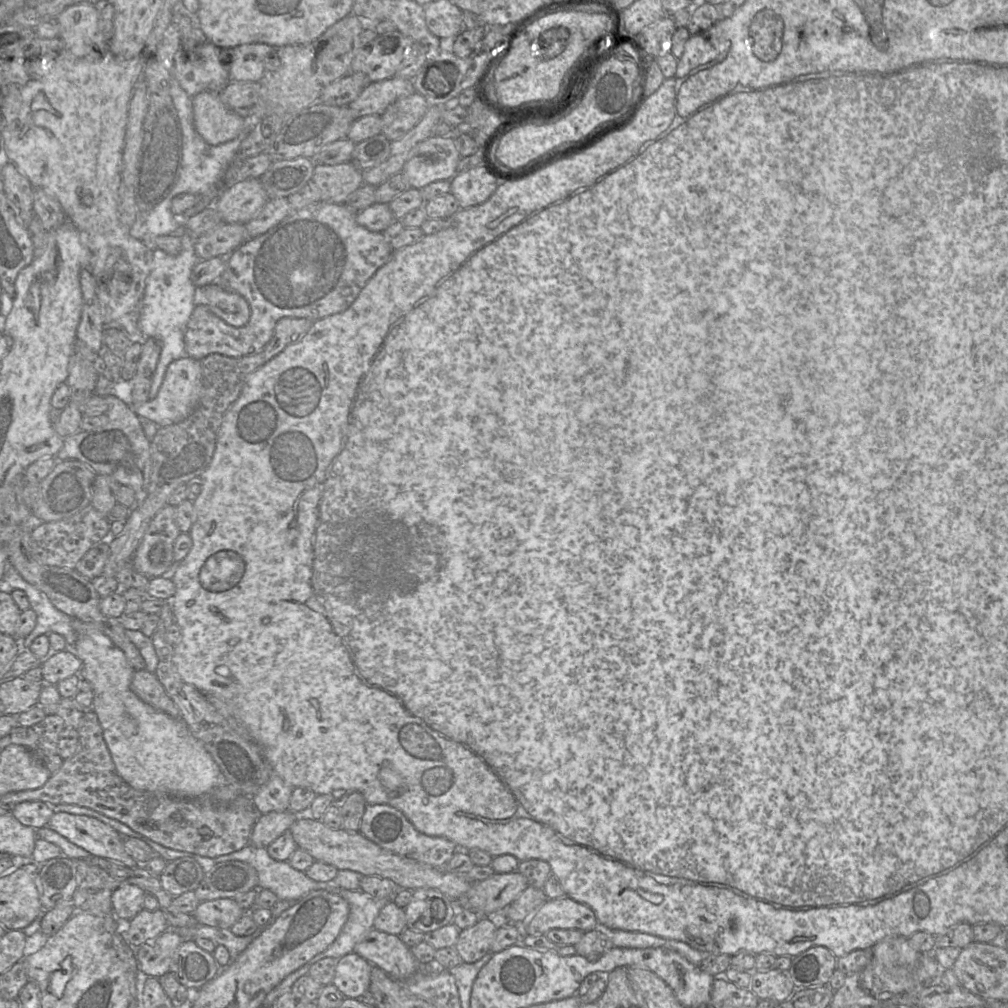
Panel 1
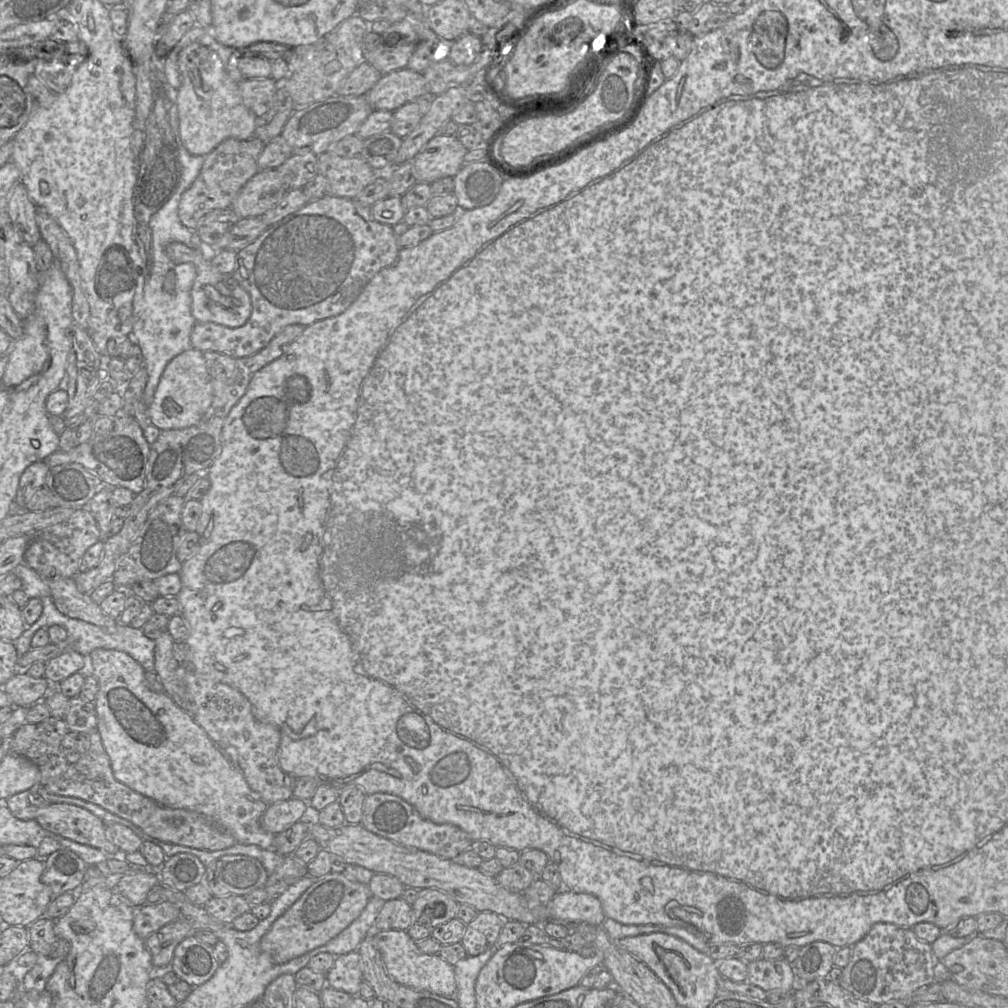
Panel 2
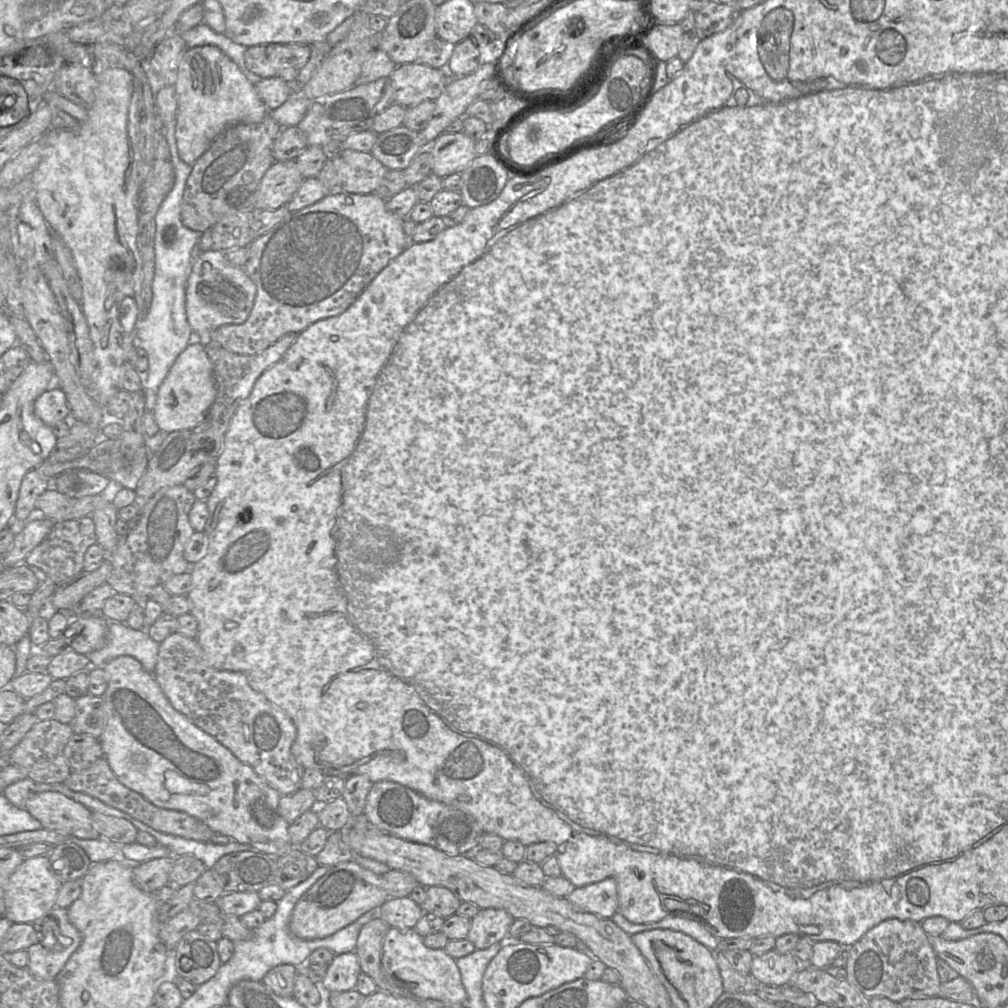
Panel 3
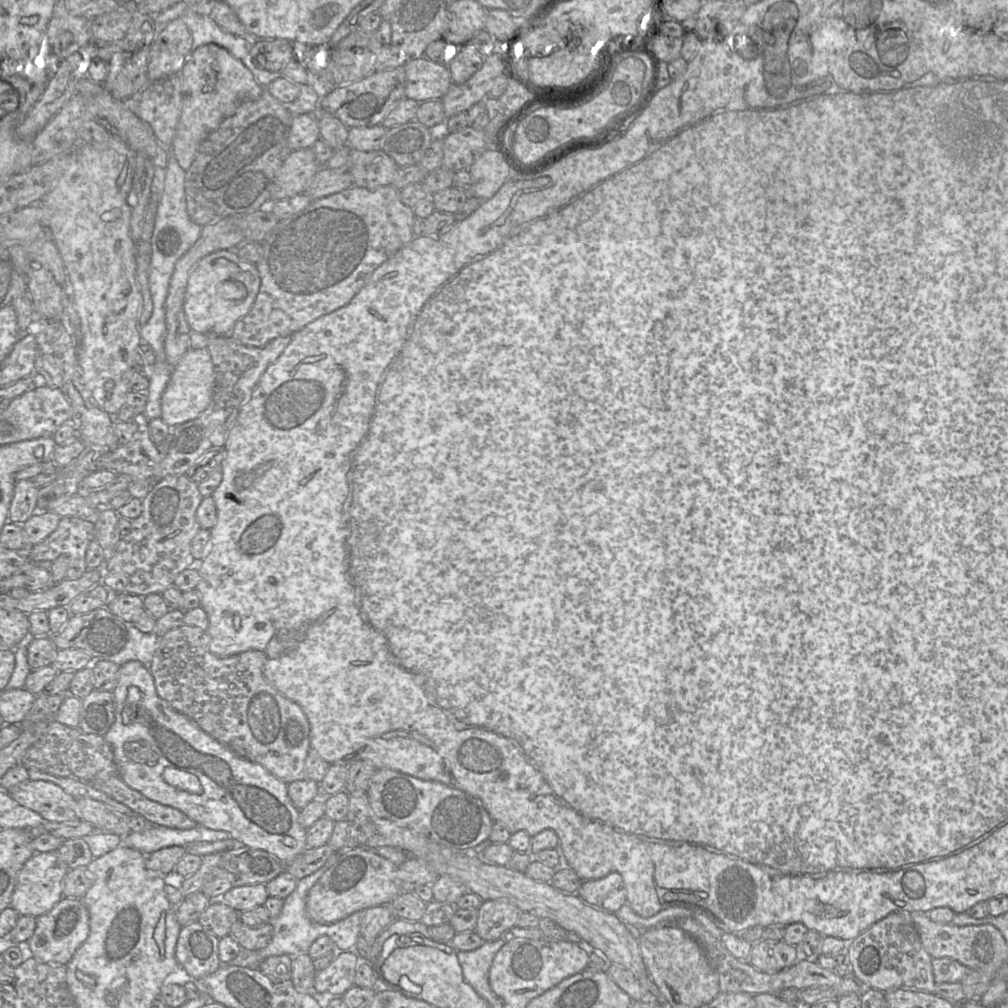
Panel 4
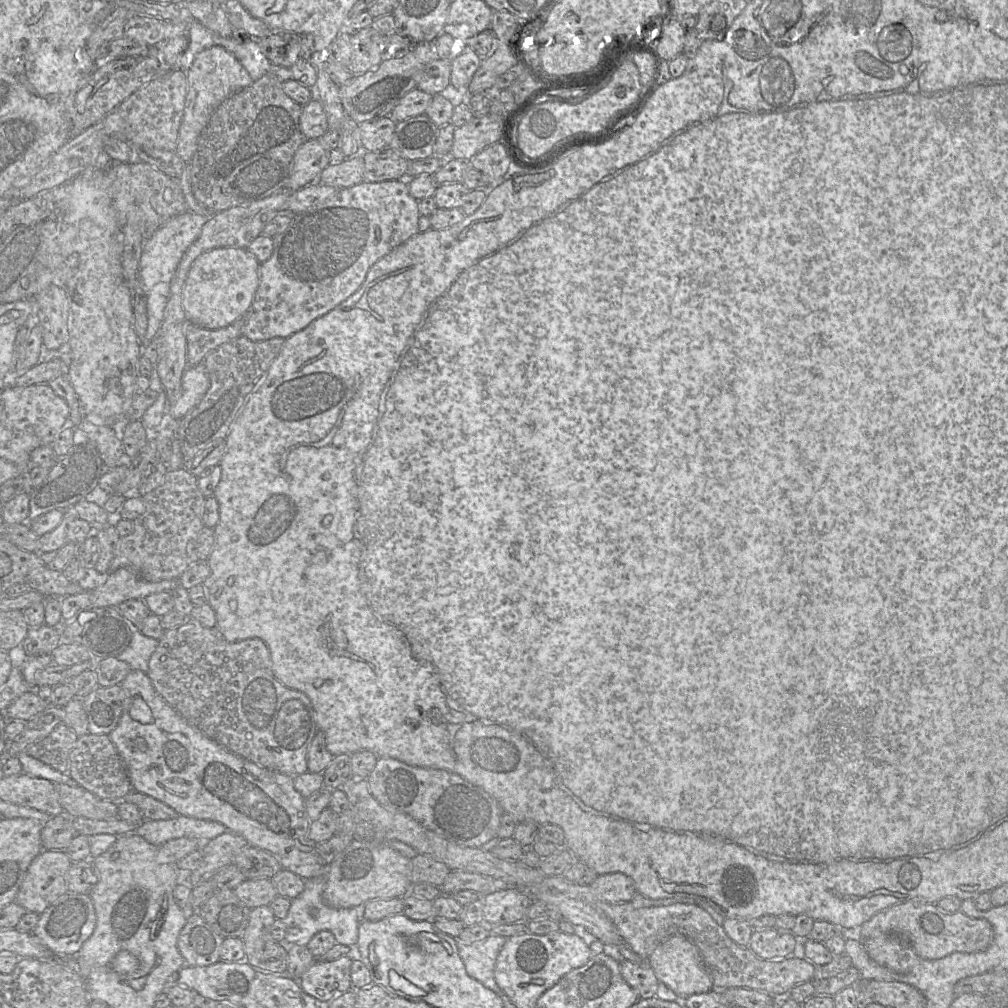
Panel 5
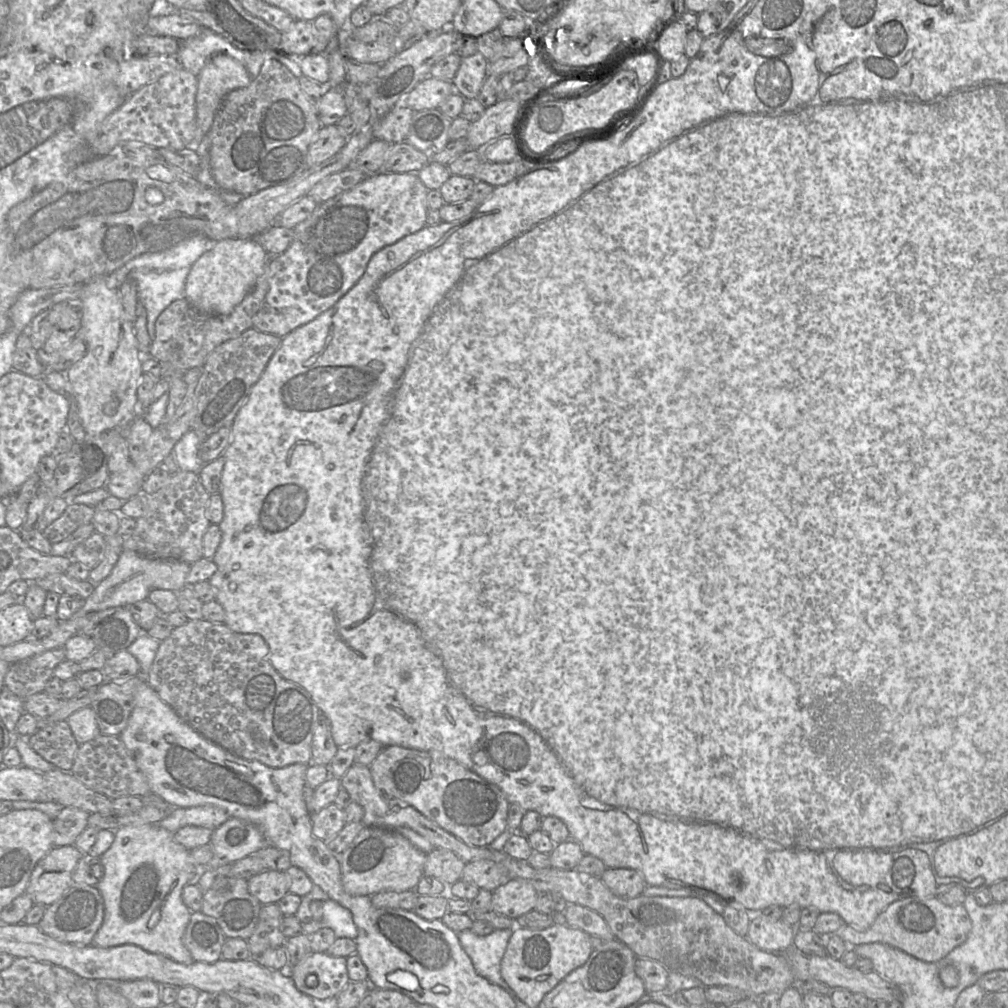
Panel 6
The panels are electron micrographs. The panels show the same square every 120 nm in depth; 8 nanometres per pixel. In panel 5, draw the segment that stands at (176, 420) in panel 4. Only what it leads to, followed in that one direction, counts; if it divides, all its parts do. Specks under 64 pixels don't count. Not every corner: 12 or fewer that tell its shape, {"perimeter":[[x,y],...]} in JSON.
{"perimeter":[[202,362],[188,366],[167,418],[181,420],[202,399],[209,377]]}

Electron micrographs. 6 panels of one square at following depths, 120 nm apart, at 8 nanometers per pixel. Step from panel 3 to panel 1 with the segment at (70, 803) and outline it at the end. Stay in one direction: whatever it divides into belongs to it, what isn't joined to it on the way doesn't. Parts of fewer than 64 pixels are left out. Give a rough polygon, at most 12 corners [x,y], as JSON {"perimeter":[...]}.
{"perimeter":[[54,812],[48,827],[93,856],[139,865],[94,817]]}

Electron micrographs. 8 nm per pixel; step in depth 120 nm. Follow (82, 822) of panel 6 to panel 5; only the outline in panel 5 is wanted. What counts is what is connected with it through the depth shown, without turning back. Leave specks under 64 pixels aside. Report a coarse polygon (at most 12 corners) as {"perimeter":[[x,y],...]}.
{"perimeter":[[62,812],[43,823],[43,850],[65,851],[76,835]]}

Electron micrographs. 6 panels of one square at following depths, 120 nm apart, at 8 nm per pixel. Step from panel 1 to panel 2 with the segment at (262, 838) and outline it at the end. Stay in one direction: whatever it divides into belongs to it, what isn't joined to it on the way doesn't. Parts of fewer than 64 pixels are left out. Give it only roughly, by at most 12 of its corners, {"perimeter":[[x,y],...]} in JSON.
{"perimeter":[[291,797],[267,807],[261,827],[277,835],[306,816],[308,802]]}

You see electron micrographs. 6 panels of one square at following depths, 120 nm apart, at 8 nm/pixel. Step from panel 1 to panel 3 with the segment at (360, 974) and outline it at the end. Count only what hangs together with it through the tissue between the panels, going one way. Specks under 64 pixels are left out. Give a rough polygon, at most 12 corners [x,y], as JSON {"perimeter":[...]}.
{"perimeter":[[354,951],[335,955],[321,983],[331,993],[355,989]]}

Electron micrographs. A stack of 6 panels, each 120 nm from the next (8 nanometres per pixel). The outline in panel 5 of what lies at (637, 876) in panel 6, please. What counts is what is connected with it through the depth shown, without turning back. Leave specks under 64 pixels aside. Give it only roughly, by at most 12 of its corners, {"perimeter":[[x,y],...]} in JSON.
{"perimeter":[[621,872],[598,875],[590,887],[609,903],[629,902],[637,893]]}

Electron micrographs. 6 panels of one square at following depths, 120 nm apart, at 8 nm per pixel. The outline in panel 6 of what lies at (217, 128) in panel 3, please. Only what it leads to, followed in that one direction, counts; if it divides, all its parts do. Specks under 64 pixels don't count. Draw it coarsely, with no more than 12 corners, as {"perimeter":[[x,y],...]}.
{"perimeter":[[226,54],[197,75],[196,150],[231,91],[246,87],[247,69]]}

